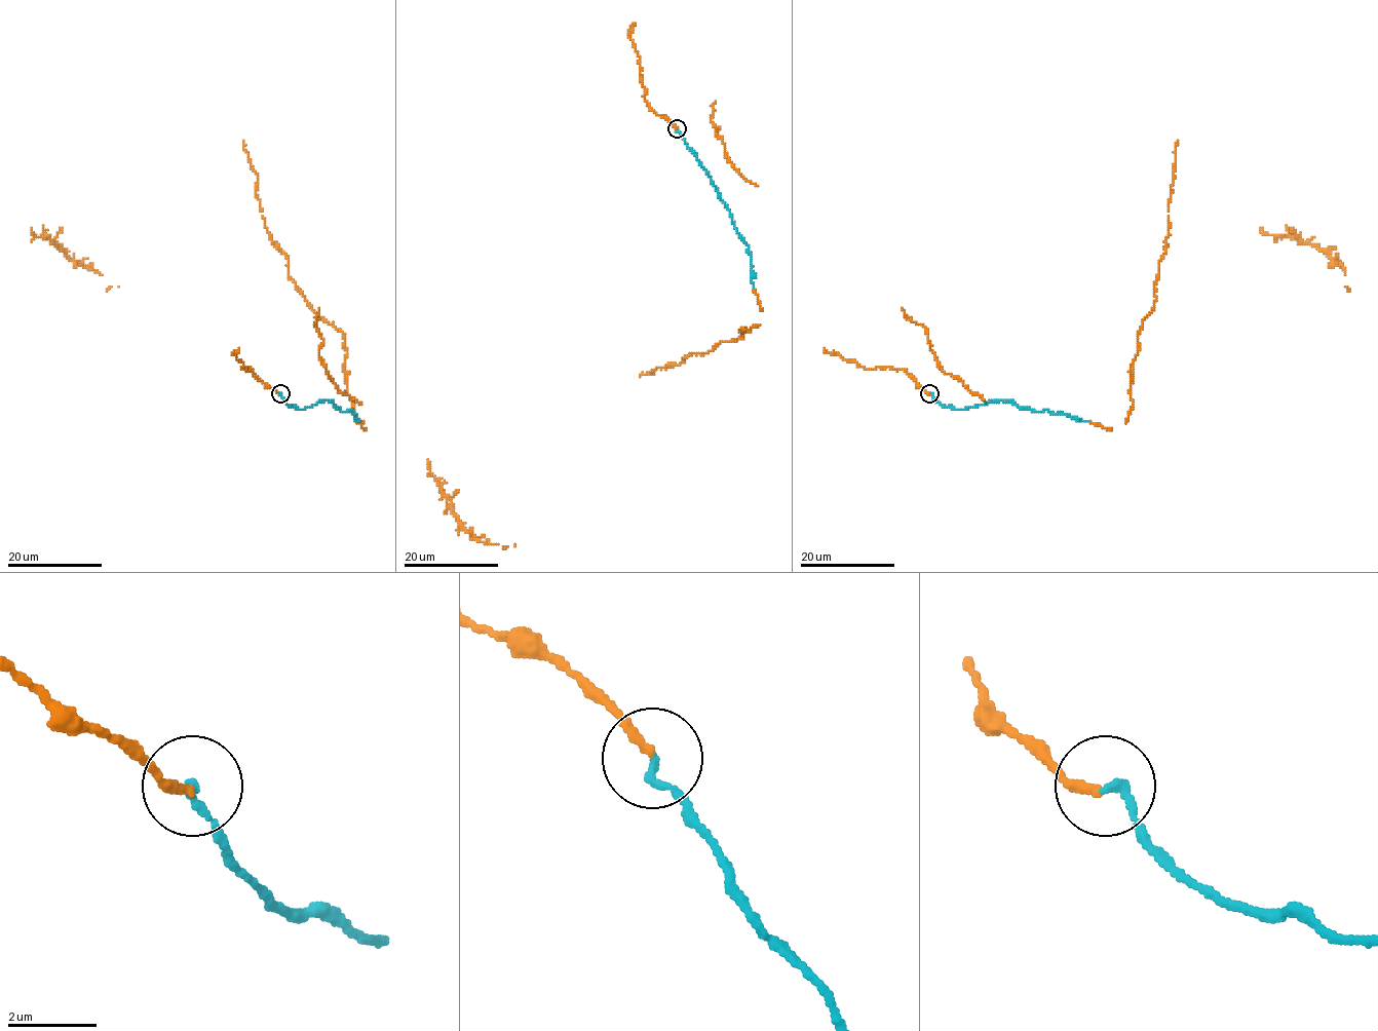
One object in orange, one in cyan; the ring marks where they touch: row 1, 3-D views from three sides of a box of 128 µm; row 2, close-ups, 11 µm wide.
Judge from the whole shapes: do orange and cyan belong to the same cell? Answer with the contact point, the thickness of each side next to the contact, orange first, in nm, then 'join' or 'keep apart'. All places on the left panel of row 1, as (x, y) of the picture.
place (280, 393); calibres 200 and 190 nm; join

